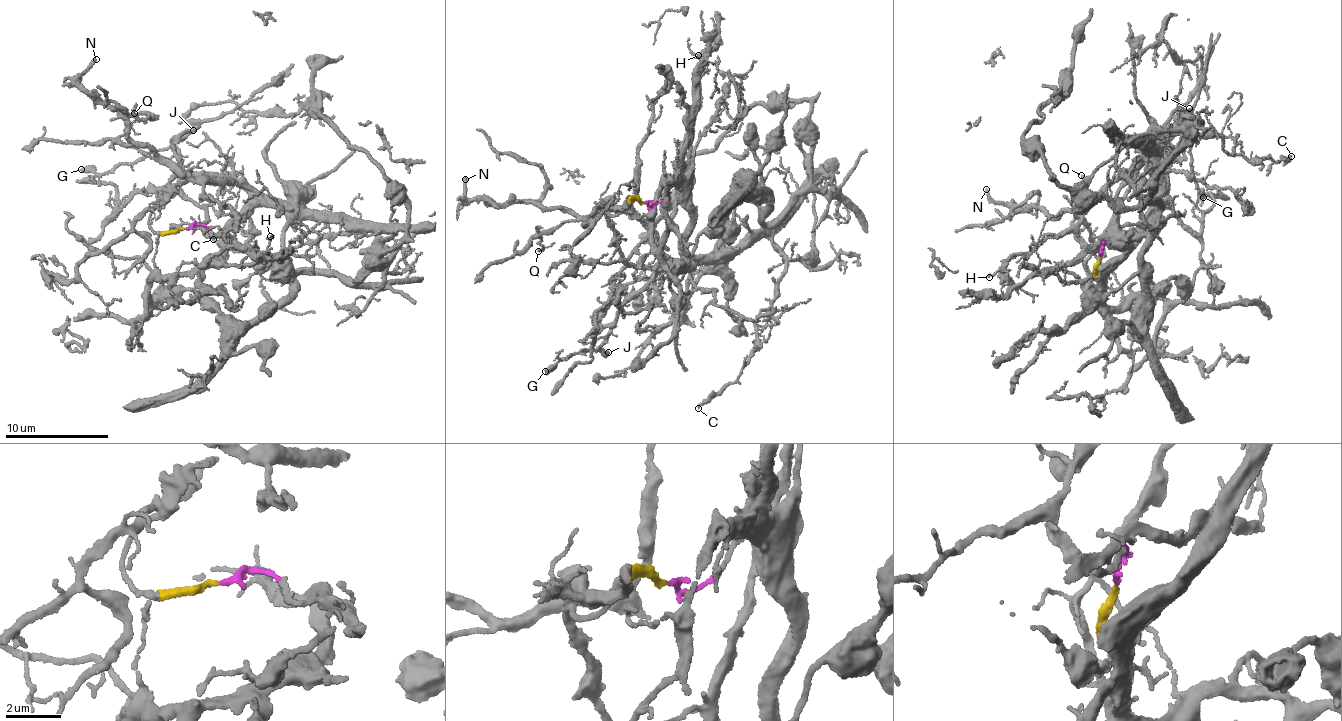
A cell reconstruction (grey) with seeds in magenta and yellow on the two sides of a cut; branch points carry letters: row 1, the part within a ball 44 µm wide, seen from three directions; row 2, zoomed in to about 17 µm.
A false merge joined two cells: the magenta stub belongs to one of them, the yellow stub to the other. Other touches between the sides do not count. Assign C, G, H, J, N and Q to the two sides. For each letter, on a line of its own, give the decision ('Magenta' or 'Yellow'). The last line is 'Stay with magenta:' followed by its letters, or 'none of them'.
C: Yellow
G: Magenta
H: Magenta
J: Magenta
N: Yellow
Q: Yellow
Stay with magenta: G, H, J

